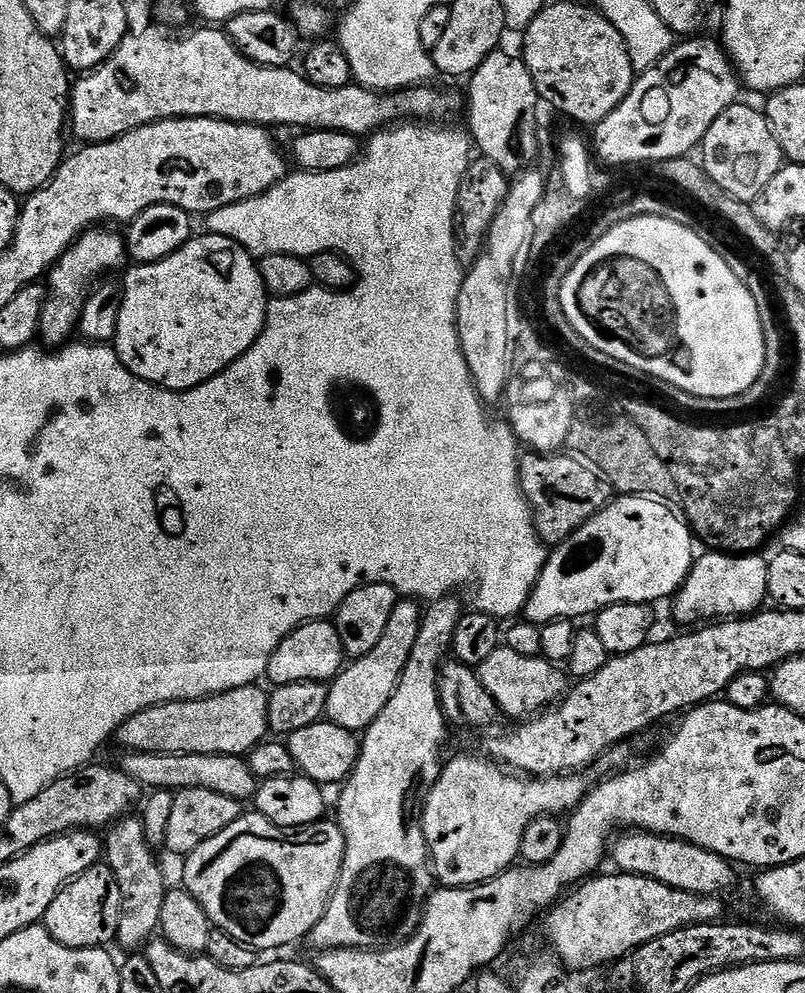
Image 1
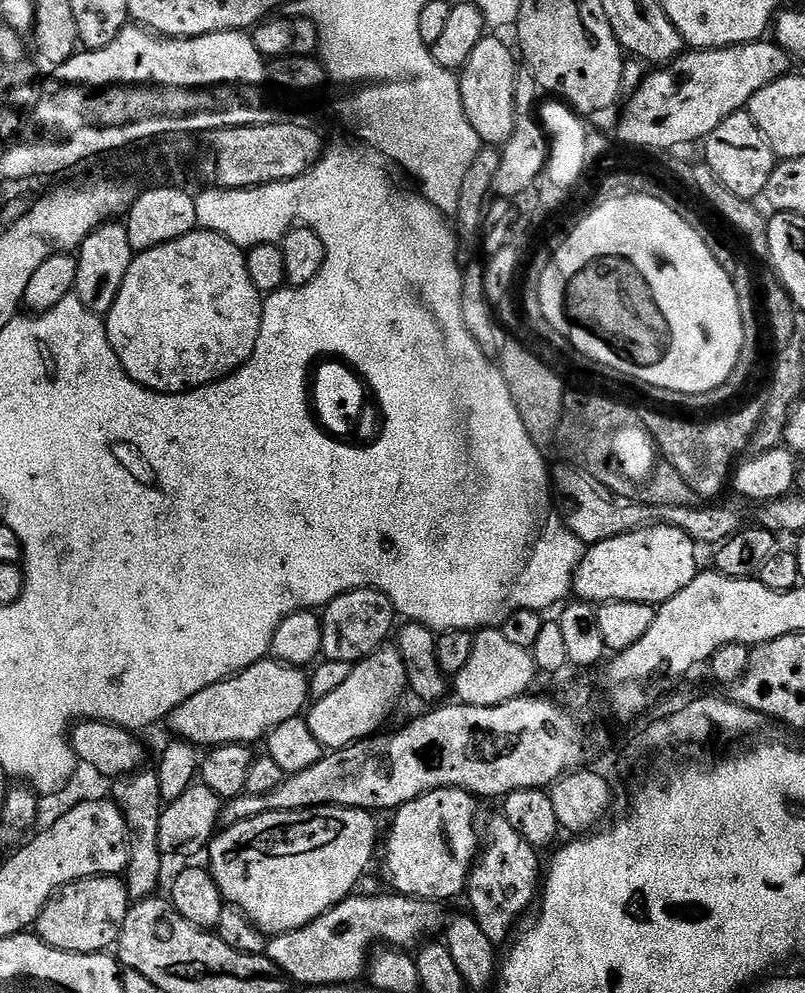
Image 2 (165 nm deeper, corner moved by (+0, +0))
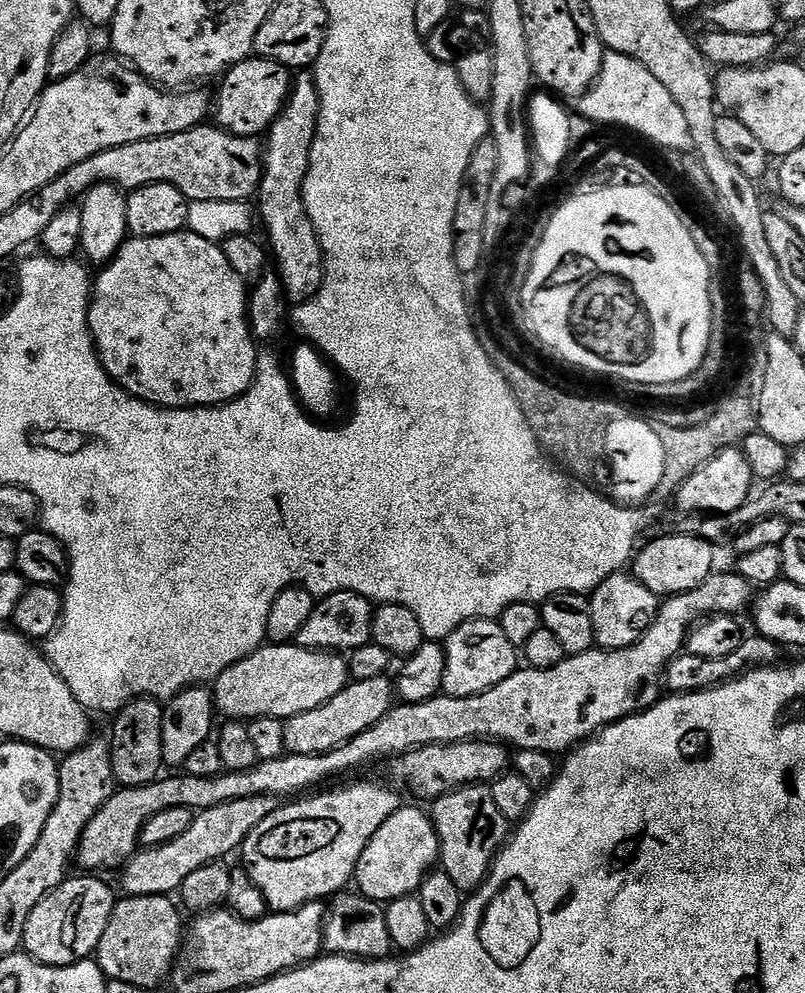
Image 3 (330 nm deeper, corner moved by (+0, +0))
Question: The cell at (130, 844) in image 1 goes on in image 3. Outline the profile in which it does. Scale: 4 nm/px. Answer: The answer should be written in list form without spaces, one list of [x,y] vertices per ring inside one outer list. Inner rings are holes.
[[[137,698],[125,704],[115,713],[112,724],[112,779],[125,788],[137,788],[140,784],[151,784],[157,779],[156,771],[164,764],[162,754],[162,718],[164,704],[158,700]]]

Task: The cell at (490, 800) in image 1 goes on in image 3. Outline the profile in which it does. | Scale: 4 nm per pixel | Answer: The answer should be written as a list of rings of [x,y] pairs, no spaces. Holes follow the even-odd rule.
[[[402,806],[394,812],[370,838],[362,858],[358,858],[355,887],[359,895],[377,902],[397,900],[419,893],[420,883],[437,867],[440,858],[440,839],[427,811]]]

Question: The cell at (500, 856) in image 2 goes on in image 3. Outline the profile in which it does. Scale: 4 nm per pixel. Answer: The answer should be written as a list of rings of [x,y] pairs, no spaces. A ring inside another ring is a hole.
[[[477,782],[455,788],[453,792],[431,801],[430,815],[440,839],[439,867],[450,874],[454,886],[458,886],[461,892],[475,892],[488,877],[492,861],[510,836],[510,822],[494,803],[491,787],[487,783]]]

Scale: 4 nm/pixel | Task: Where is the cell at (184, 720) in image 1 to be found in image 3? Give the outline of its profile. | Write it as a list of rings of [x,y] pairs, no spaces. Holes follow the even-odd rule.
[[[269,643],[217,675],[214,699],[217,713],[228,720],[251,722],[269,716],[285,721],[330,702],[349,683],[348,662],[343,655],[297,648],[295,643]]]

